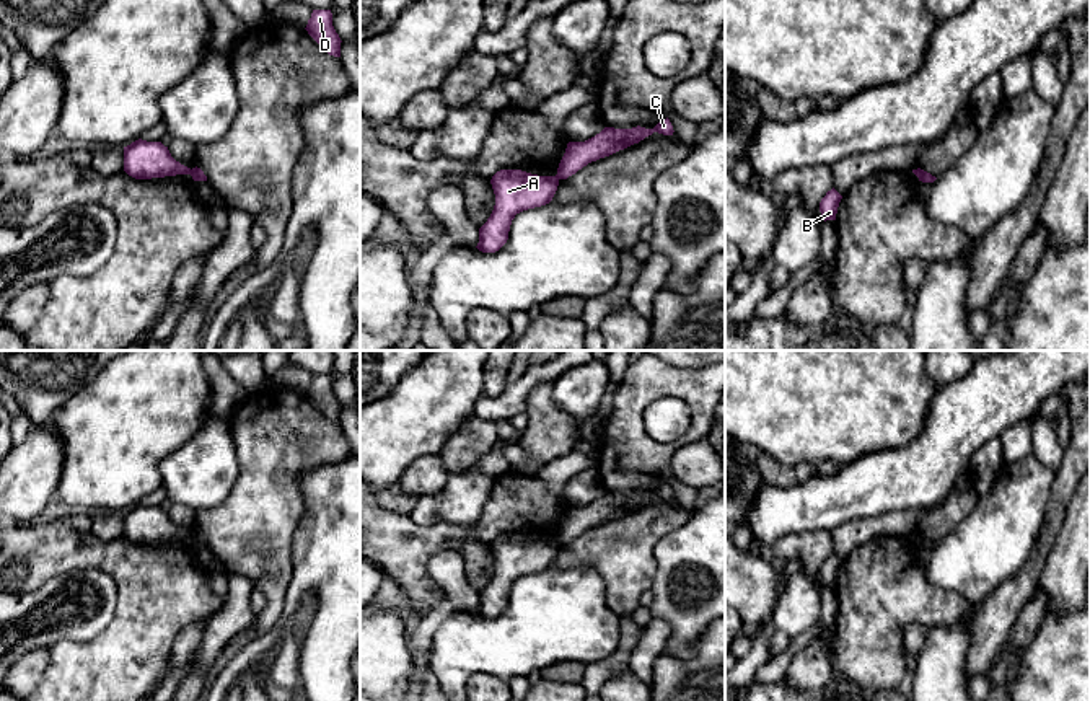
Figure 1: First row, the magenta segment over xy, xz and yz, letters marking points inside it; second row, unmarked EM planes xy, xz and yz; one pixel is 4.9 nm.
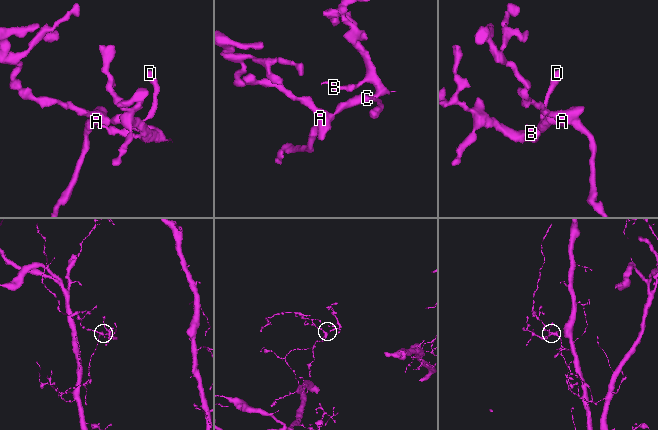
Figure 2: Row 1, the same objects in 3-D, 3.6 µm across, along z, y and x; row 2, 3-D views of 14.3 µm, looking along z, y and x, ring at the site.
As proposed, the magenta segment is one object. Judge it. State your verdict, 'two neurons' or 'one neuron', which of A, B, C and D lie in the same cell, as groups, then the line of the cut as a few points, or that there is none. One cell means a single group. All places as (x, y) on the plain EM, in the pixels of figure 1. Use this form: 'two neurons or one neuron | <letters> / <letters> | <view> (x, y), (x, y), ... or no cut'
two neurons | A / B C D | xy (193, 535), (191, 540)

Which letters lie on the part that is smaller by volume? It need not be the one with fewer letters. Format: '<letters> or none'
B, C, D

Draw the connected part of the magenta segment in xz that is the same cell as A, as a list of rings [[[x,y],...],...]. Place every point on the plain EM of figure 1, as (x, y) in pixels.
[[[500,535],[490,544],[495,571],[487,587],[479,593],[477,615],[499,616],[508,605],[512,585],[516,579],[546,571],[552,566],[557,541],[538,541],[521,535]]]

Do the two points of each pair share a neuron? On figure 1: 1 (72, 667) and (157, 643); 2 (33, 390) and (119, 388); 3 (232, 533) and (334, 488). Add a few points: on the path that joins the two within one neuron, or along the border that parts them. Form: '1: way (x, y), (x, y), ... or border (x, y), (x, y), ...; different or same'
1: way (93, 667), (121, 667), (136, 652); same
2: border (105, 367), (54, 416); different
3: border (318, 465), (300, 478), (303, 515), (294, 538); different

